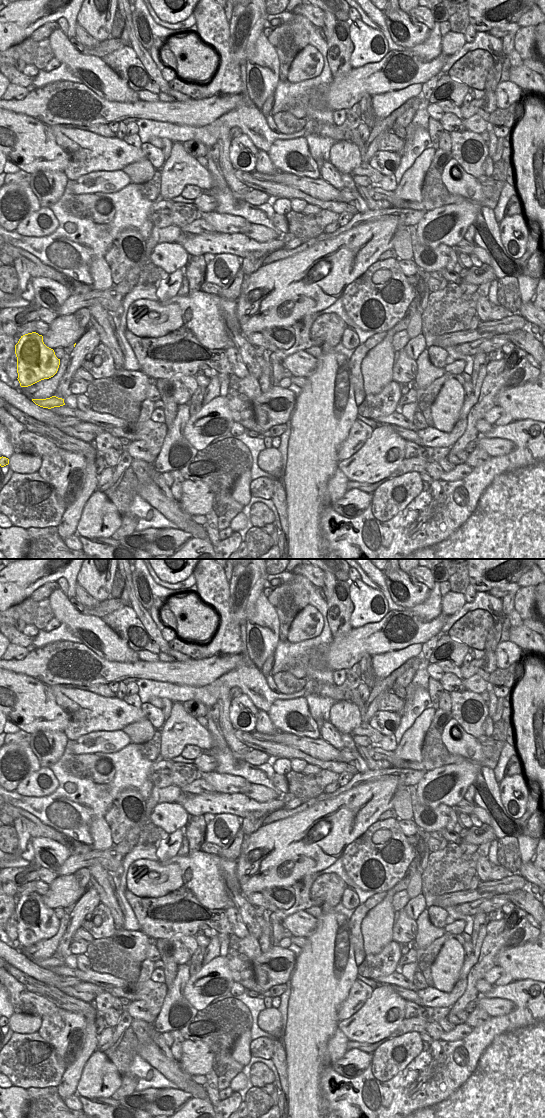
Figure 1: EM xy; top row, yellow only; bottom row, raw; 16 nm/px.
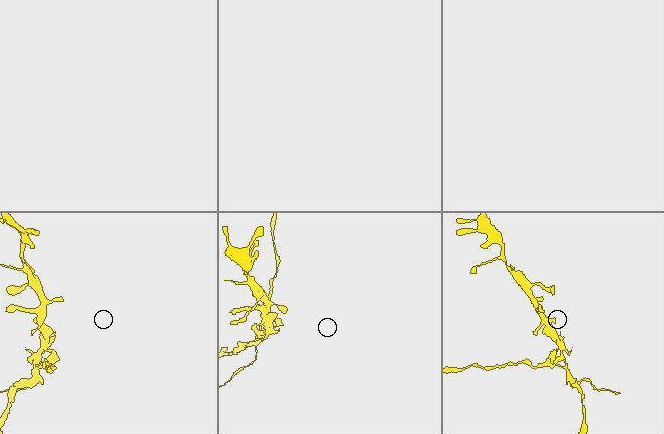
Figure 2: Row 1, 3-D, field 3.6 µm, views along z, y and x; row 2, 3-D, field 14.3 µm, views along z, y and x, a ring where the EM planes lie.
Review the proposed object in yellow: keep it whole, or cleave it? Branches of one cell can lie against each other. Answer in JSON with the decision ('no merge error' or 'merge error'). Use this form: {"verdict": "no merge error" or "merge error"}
{"verdict": "merge error"}

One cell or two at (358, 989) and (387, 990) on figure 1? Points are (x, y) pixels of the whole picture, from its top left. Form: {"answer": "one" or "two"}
{"answer": "two"}

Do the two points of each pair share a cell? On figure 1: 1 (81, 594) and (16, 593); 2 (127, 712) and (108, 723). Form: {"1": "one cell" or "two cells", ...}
{"1": "two cells", "2": "one cell"}

